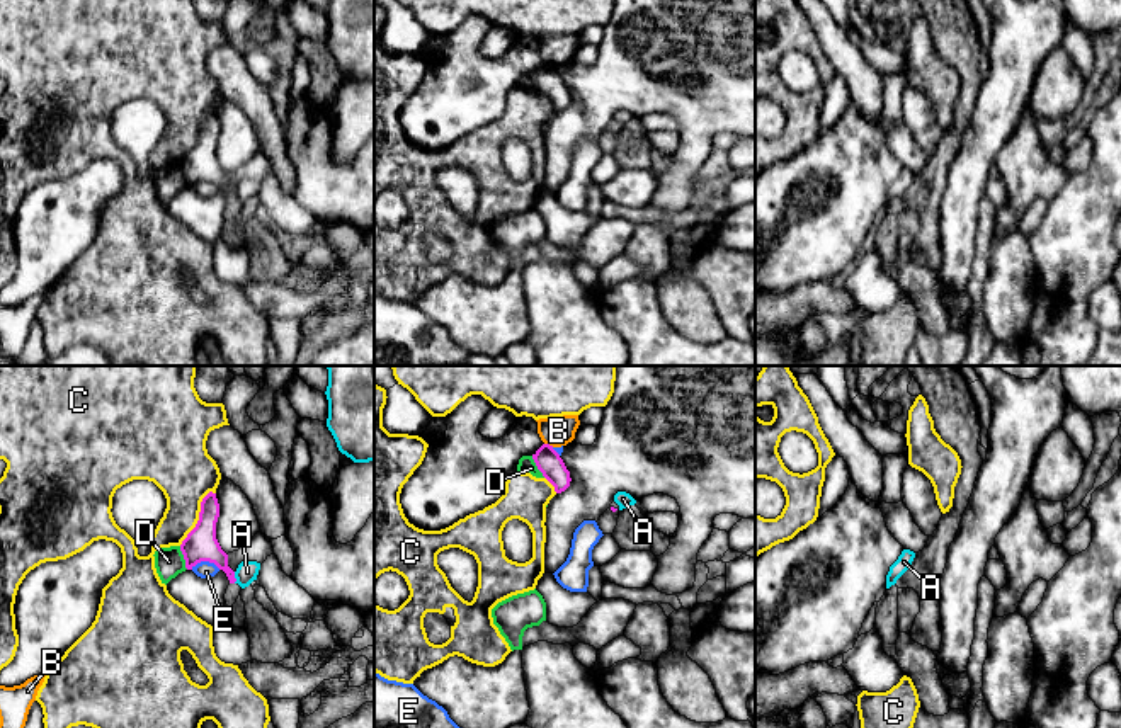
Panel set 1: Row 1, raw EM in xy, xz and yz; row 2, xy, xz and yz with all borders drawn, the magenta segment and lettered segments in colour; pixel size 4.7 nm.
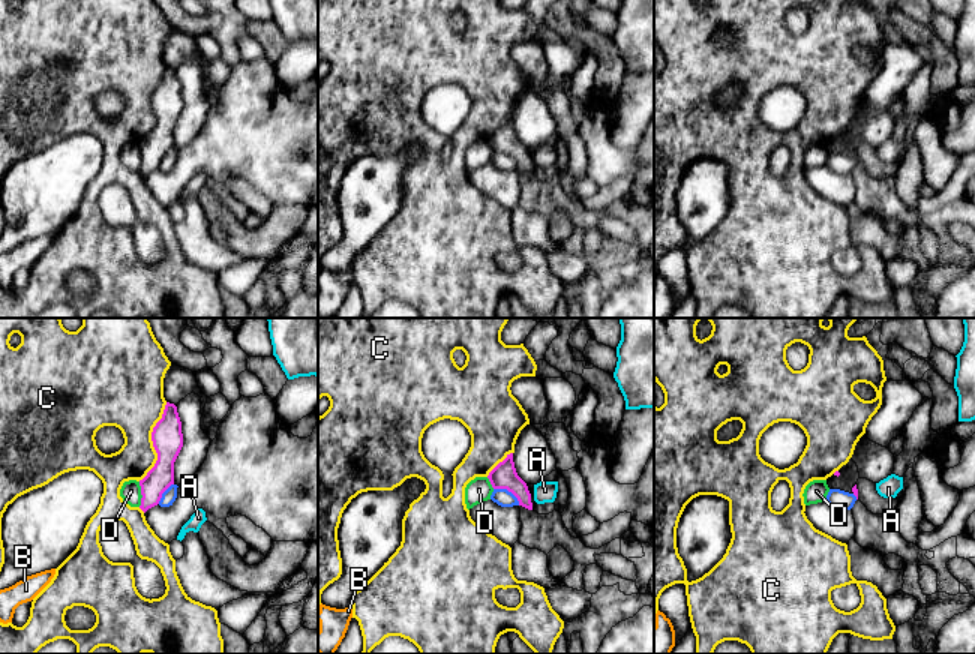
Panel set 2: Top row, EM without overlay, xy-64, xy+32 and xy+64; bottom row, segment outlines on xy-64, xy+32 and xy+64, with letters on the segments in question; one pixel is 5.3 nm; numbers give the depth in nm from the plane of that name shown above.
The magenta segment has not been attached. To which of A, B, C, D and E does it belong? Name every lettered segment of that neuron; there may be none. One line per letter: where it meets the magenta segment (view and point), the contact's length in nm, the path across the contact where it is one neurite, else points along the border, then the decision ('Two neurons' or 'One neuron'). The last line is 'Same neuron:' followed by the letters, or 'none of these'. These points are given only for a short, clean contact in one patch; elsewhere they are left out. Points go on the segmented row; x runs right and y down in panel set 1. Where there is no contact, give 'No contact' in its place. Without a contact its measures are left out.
A: Touches magenta at xy (233, 577). Shared border 60 nm. Boundary: xy (233, 572), (235, 582). Two neurons
B: Touches magenta at xz (548, 444). Shared border 50 nm. Two neurons
C: Touches magenta at xy (199, 516). Shared border 300 nm. Two neurons
D: Touches magenta at xy (184, 558). Shared border 120 nm. Boundary: xy (179, 546), (187, 568). Two neurons
E: Touches magenta at xy (206, 560). Shared border 140 nm. Two neurons
Same neuron: none of these

